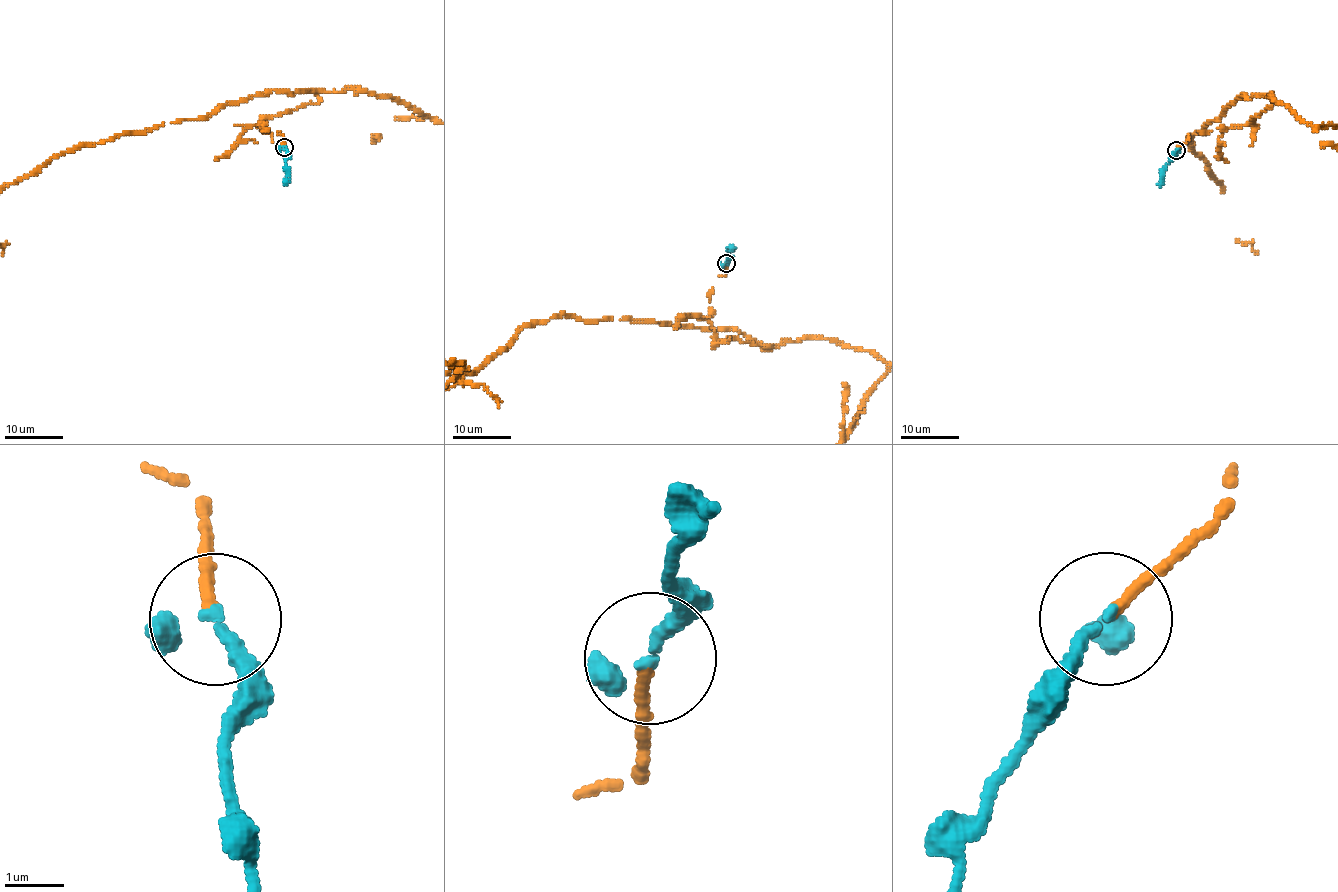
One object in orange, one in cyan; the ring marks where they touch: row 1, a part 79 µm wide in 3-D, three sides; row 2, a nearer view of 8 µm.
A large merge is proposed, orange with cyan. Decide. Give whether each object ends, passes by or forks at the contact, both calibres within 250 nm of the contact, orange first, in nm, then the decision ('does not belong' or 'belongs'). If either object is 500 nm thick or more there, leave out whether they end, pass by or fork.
orange ends there; cyan passes by; 180 nm thick on the orange side, 200 nm on the other; belongs

